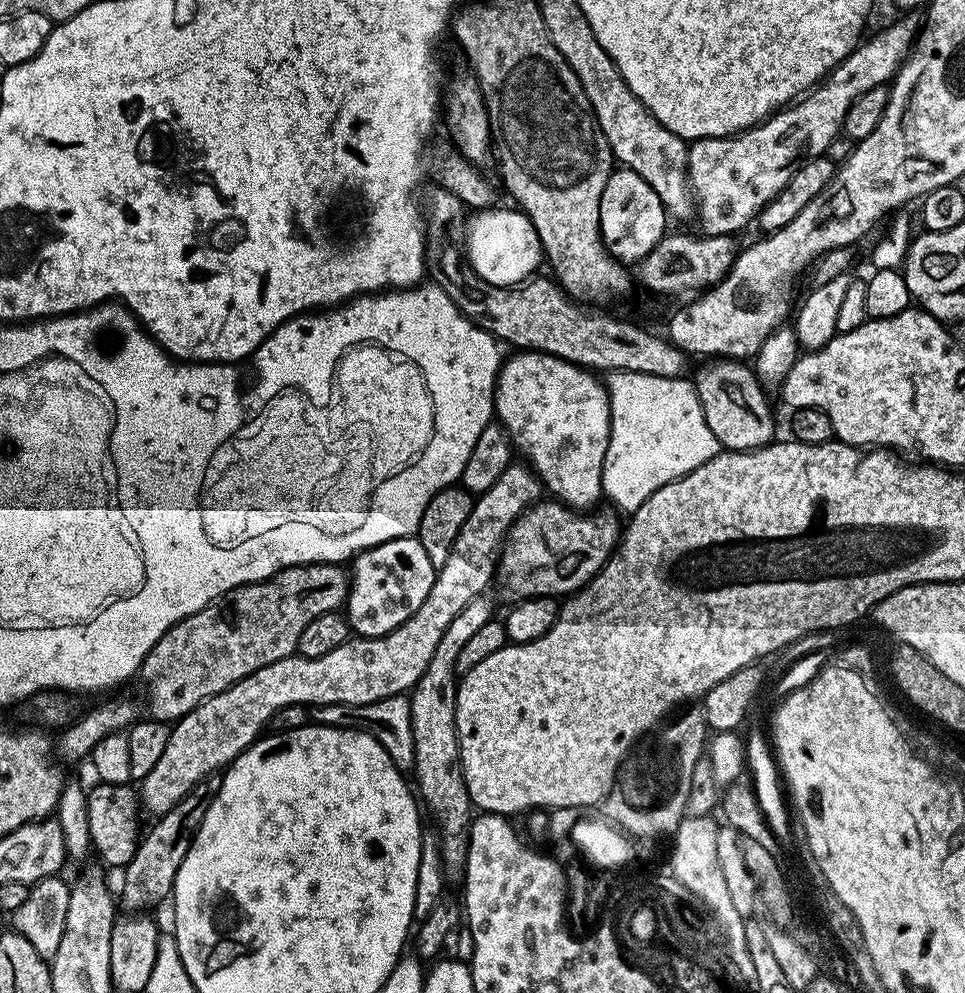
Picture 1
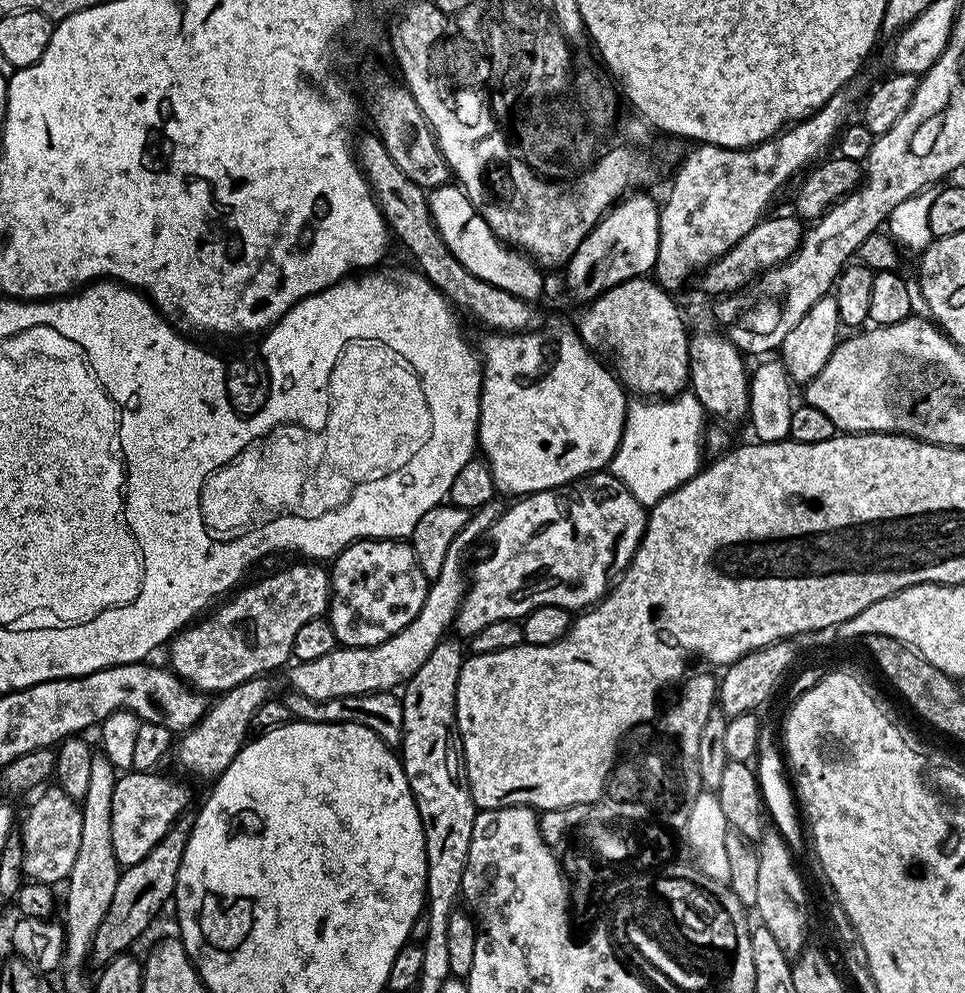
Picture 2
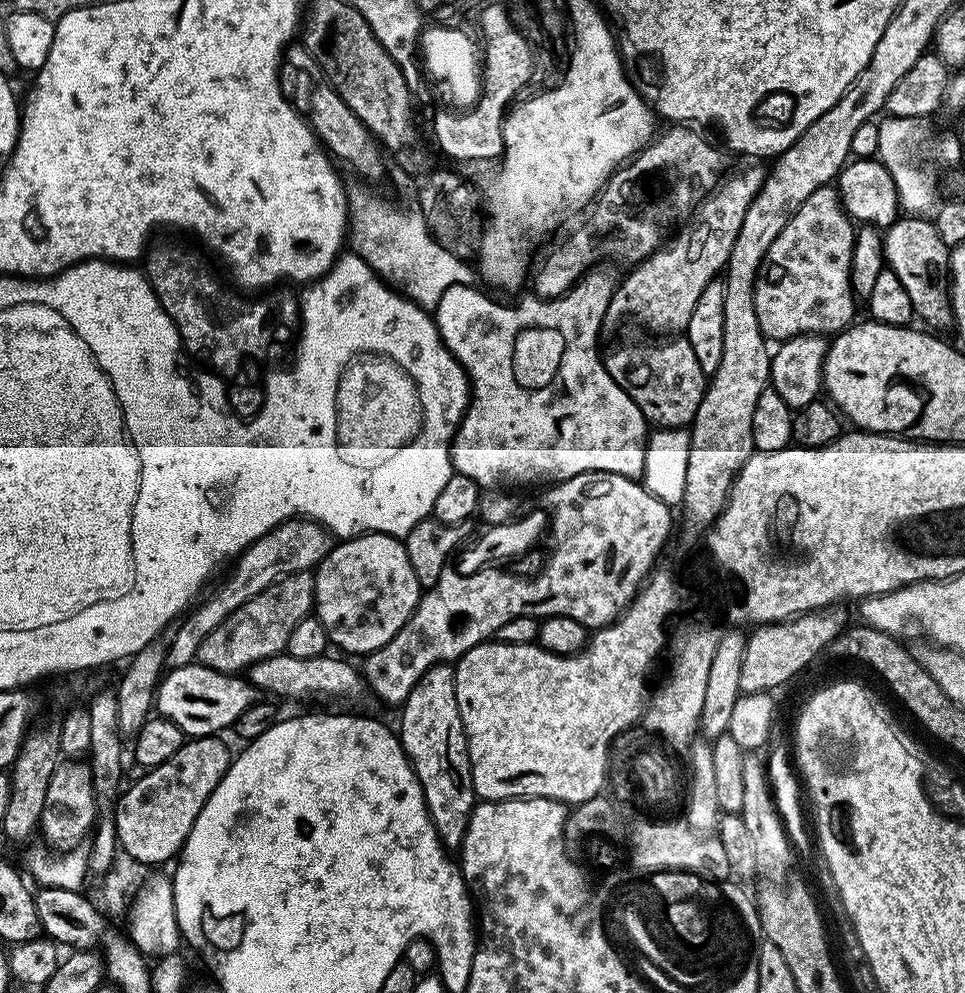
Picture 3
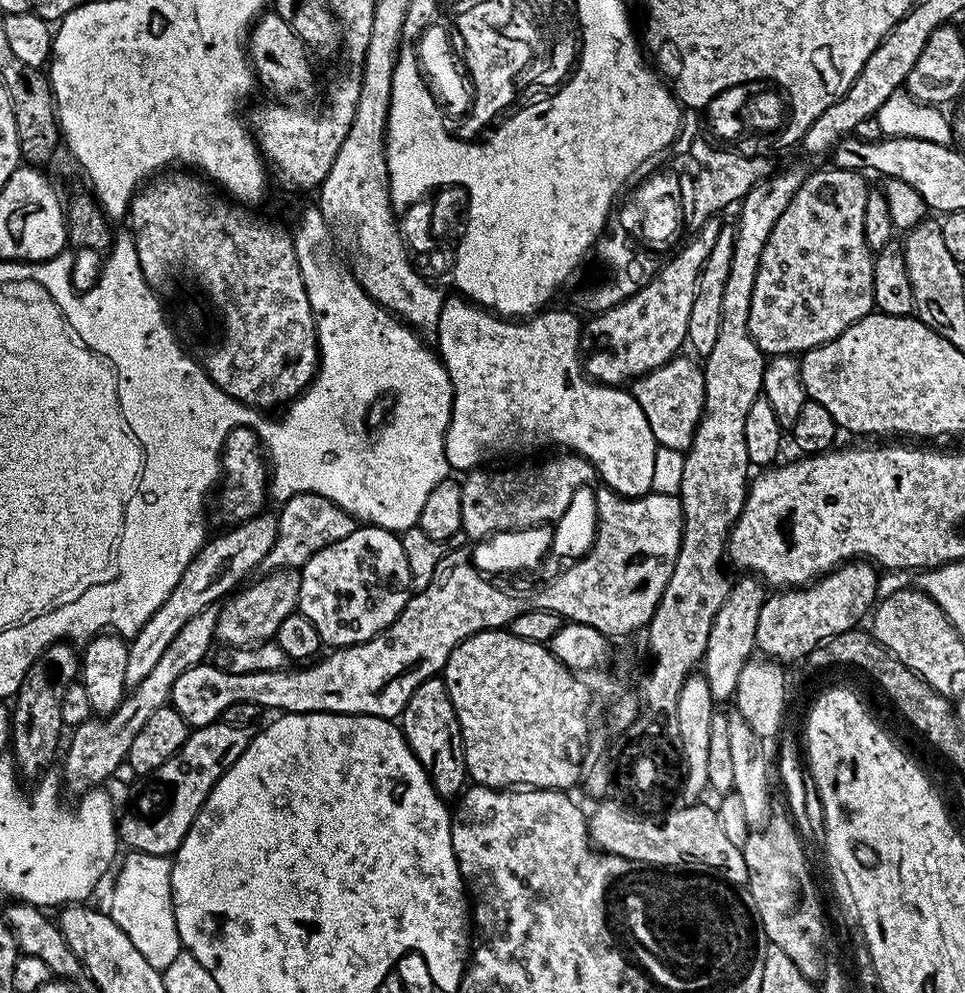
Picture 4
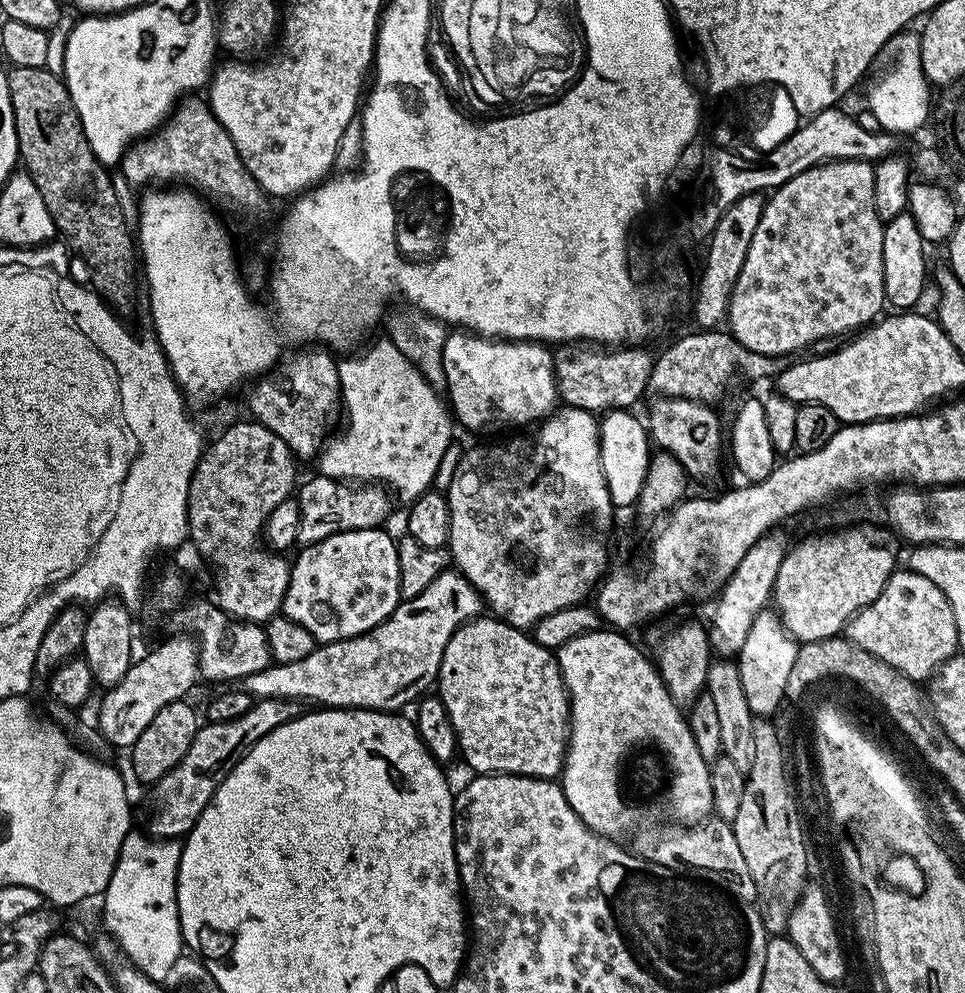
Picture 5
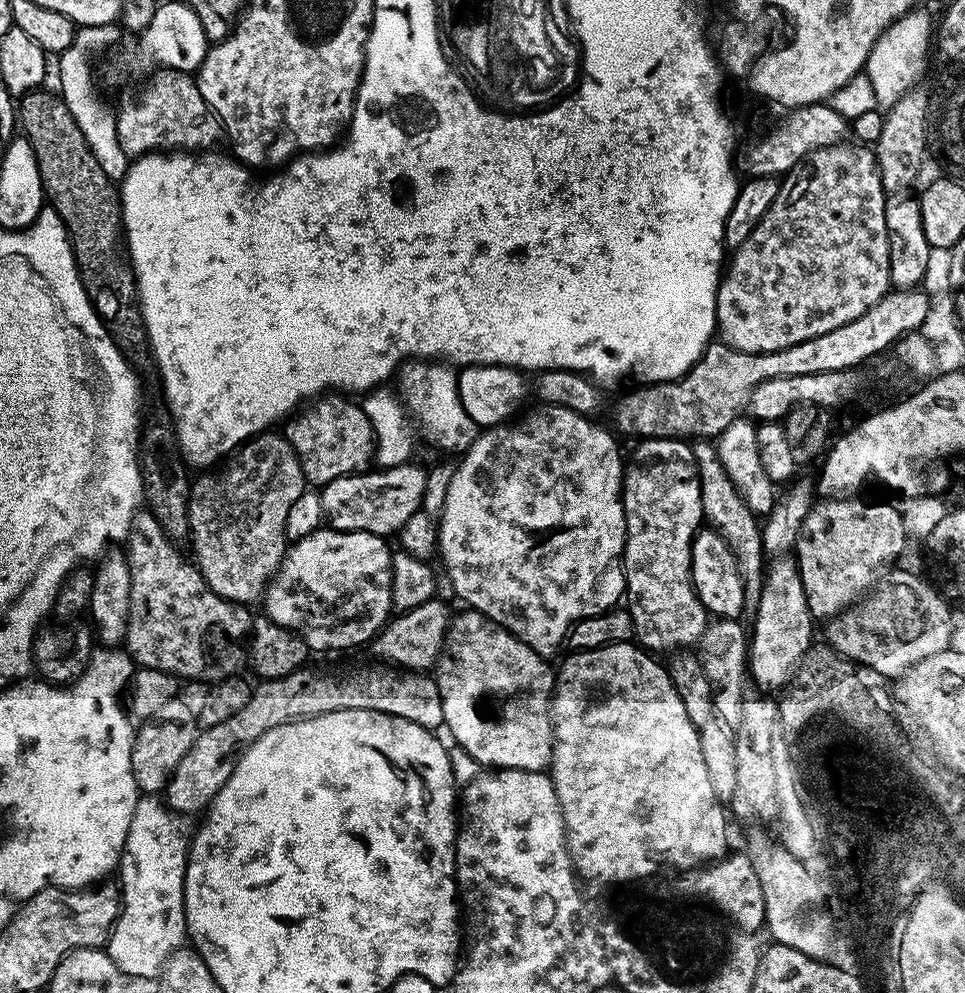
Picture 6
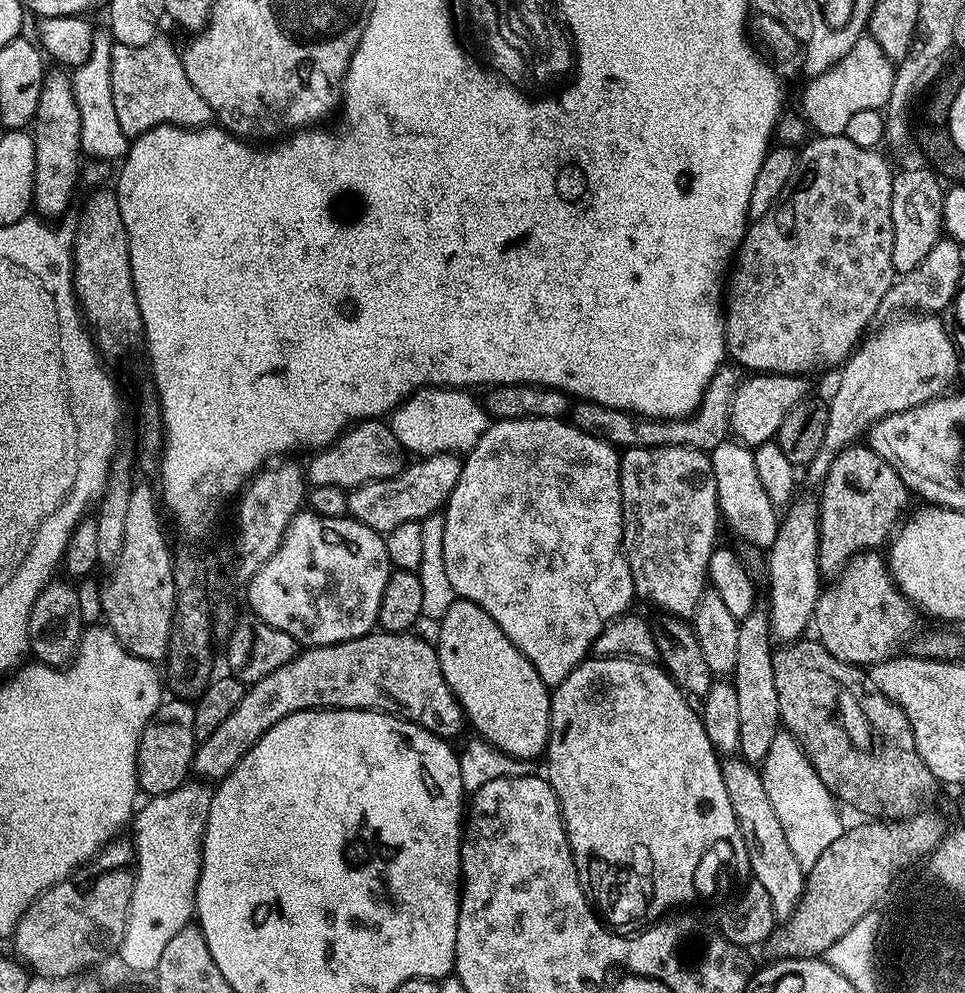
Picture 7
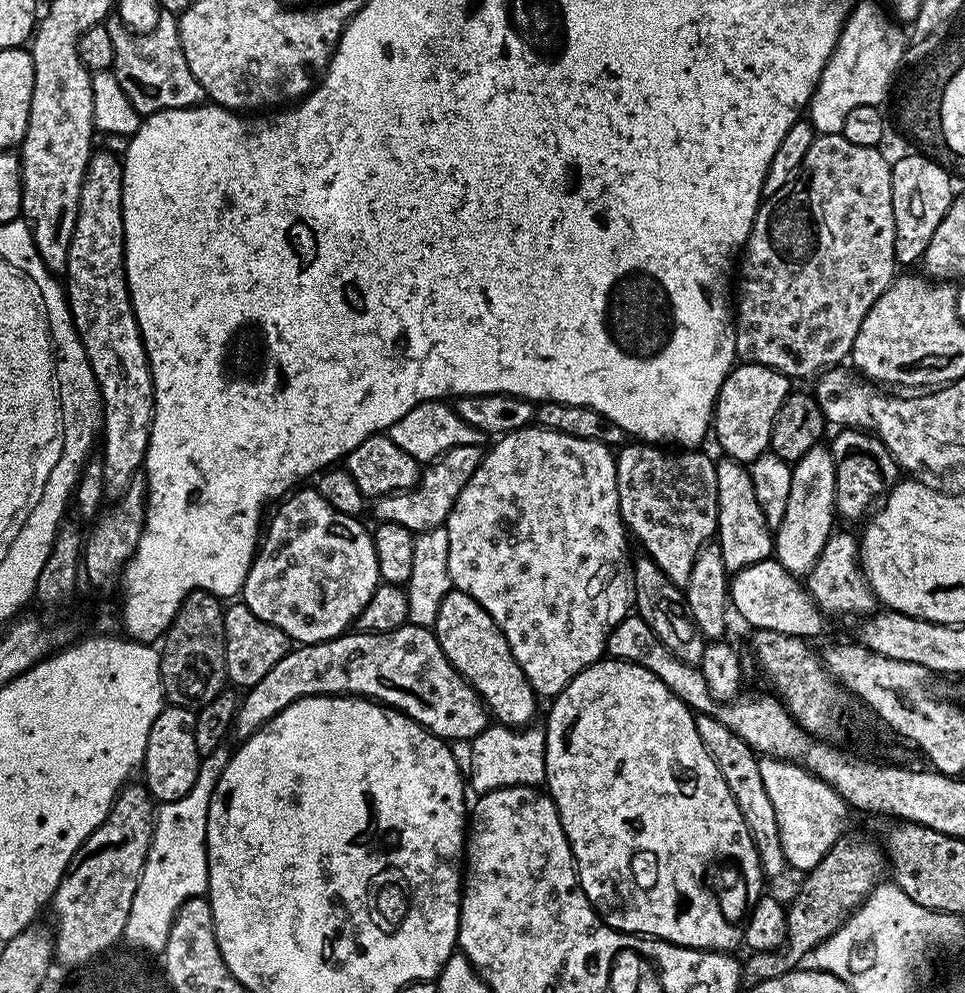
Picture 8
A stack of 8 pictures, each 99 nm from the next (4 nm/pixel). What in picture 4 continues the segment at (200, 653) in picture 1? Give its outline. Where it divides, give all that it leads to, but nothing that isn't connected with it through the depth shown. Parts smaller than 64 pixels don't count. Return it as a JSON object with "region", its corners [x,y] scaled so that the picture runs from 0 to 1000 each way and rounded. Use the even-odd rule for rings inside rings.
{"region":[[[291,574],[270,579],[270,584],[254,587],[244,598],[231,605],[224,627],[224,645],[238,653],[256,653],[272,649],[285,641],[288,630],[311,607],[311,577]]]}

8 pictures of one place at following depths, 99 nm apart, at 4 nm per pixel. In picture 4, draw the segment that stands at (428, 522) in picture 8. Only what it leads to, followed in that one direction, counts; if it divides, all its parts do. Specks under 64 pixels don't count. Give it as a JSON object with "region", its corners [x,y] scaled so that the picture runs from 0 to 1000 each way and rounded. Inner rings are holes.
{"region":[[[320,495],[302,499],[301,503],[293,505],[291,512],[287,519],[288,539],[272,569],[275,577],[310,574],[319,563],[330,558],[330,554],[361,541],[371,531],[370,525],[344,504]]]}

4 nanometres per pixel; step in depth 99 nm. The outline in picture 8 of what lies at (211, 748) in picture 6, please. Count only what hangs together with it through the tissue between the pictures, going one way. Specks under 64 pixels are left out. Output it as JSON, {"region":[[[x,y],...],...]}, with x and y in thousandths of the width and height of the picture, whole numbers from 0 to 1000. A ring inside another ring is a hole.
{"region":[[[421,627],[412,634],[404,634],[403,636],[374,636],[372,634],[362,635],[354,640],[347,640],[344,645],[335,645],[328,649],[313,649],[304,652],[302,657],[296,659],[296,663],[292,663],[292,667],[288,667],[288,671],[284,671],[284,675],[280,675],[280,679],[276,679],[276,683],[272,683],[272,687],[267,687],[263,692],[256,694],[252,698],[249,705],[249,714],[245,716],[245,727],[242,730],[242,741],[245,737],[246,746],[252,747],[258,745],[267,733],[274,730],[278,725],[288,720],[292,715],[296,715],[296,711],[301,711],[305,707],[309,707],[313,703],[321,703],[322,701],[371,701],[382,705],[391,706],[401,712],[409,713],[419,721],[425,722],[430,729],[435,729],[444,737],[456,742],[461,747],[469,747],[468,745],[482,745],[488,747],[493,741],[504,736],[508,730],[508,718],[506,712],[502,710],[502,704],[494,699],[491,694],[475,679],[475,675],[470,675],[468,668],[462,663],[462,659],[458,655],[458,651],[454,647],[451,635],[447,631],[437,629],[429,629]]]}

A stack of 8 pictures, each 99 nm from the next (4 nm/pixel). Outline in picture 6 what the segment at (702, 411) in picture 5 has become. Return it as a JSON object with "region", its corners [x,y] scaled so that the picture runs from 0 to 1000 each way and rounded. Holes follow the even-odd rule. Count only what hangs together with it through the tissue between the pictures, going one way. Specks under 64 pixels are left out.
{"region":[[[725,441],[716,448],[721,459],[722,473],[725,474],[727,514],[733,531],[746,539],[756,550],[764,570],[764,578],[771,587],[770,619],[781,622],[785,618],[785,610],[790,602],[790,590],[794,579],[794,557],[792,555],[792,538],[789,525],[779,516],[765,497],[765,493],[752,477],[748,465],[742,460],[741,446]]]}

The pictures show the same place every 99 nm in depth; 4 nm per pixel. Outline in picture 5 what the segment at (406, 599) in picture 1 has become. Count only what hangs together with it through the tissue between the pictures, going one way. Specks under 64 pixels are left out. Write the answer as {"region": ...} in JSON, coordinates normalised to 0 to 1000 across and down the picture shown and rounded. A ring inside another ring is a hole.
{"region":[[[397,531],[371,533],[346,538],[328,548],[312,551],[307,564],[302,565],[303,577],[294,603],[293,619],[305,622],[309,630],[317,630],[317,634],[321,634],[332,649],[362,645],[401,624],[415,609],[416,603],[410,544],[400,535]]]}

